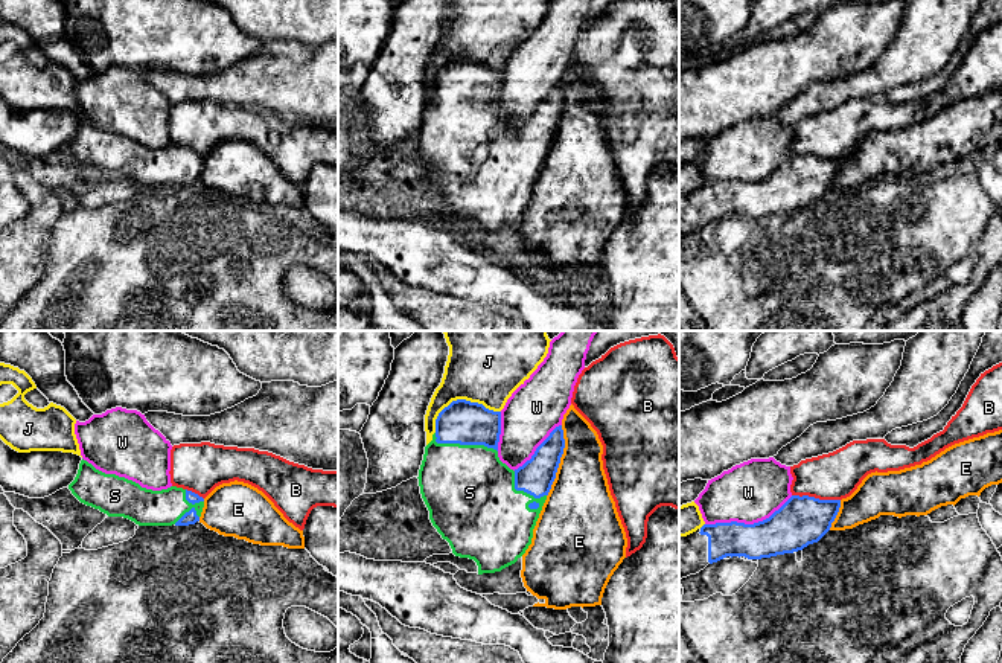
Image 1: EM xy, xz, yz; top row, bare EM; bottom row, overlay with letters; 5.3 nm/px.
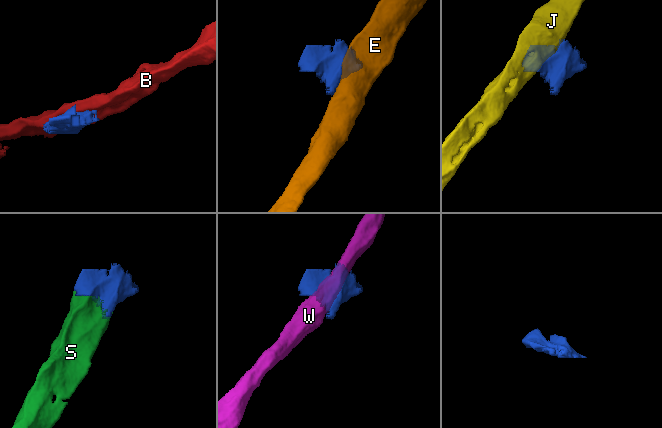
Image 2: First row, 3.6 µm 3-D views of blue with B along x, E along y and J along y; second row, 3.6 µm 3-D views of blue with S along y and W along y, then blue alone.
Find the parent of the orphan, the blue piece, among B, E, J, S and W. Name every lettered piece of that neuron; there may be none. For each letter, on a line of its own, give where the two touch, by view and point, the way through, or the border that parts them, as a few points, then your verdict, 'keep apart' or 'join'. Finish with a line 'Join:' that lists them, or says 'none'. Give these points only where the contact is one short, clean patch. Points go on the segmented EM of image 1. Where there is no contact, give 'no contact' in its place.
B: yz (816, 499) | along yz (792, 494), (839, 500) | keep apart
E: xz (559, 461) | keep apart
J: xz (460, 400) | keep apart
S: xz (523, 490) | join
W: yz (748, 525) | keep apart
Join: S

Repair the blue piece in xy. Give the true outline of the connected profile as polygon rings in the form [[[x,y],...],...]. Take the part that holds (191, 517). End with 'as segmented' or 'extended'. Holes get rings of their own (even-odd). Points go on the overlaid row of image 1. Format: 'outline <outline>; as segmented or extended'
outline [[[84,459],[69,489],[81,503],[139,526],[195,524],[204,508],[204,498],[192,491],[177,486],[146,489],[125,477],[105,474]]]; extended

